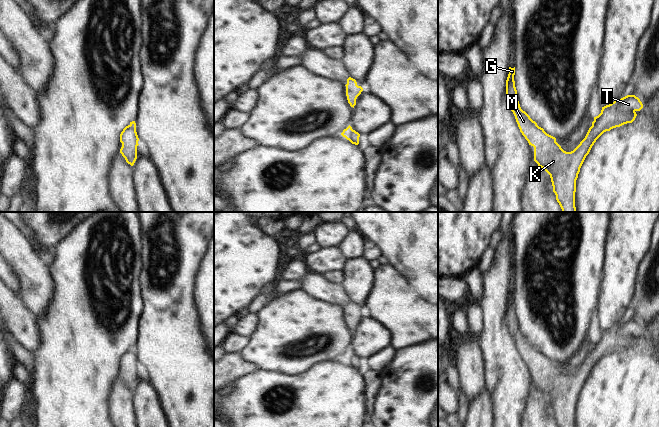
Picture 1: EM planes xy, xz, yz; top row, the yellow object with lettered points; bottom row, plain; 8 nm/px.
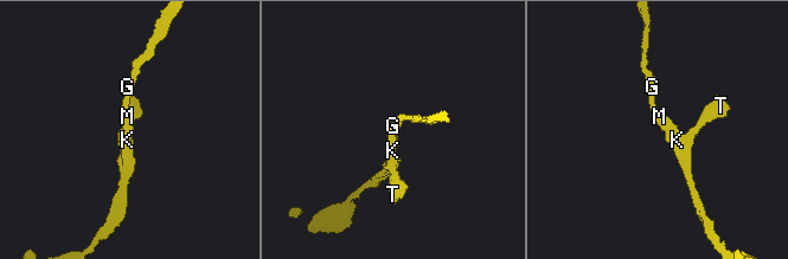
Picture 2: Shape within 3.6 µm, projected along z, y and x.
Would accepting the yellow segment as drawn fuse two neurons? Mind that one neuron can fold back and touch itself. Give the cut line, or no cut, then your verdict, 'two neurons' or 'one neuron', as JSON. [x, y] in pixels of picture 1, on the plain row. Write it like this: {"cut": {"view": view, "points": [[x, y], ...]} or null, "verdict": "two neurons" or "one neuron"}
{"cut": null, "verdict": "one neuron"}

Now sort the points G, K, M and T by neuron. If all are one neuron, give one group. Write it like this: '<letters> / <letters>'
G K M T

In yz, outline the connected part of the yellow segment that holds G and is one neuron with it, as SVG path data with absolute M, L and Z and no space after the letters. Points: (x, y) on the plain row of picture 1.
M509 291L509 298L506 304L506 322L511 335L515 340L520 356L528 365L529 369L534 371L534 385L550 399L553 416L556 419L557 426L575 427L576 404L578 402L580 392L596 364L606 355L610 355L613 352L620 351L627 347L632 347L637 340L636 336L643 332L643 328L635 319L627 319L602 331L601 337L594 341L592 350L589 352L585 362L573 375L566 376L556 366L555 361L547 358L543 352L539 351L537 347L521 333L515 311L514 299L515 291Z

